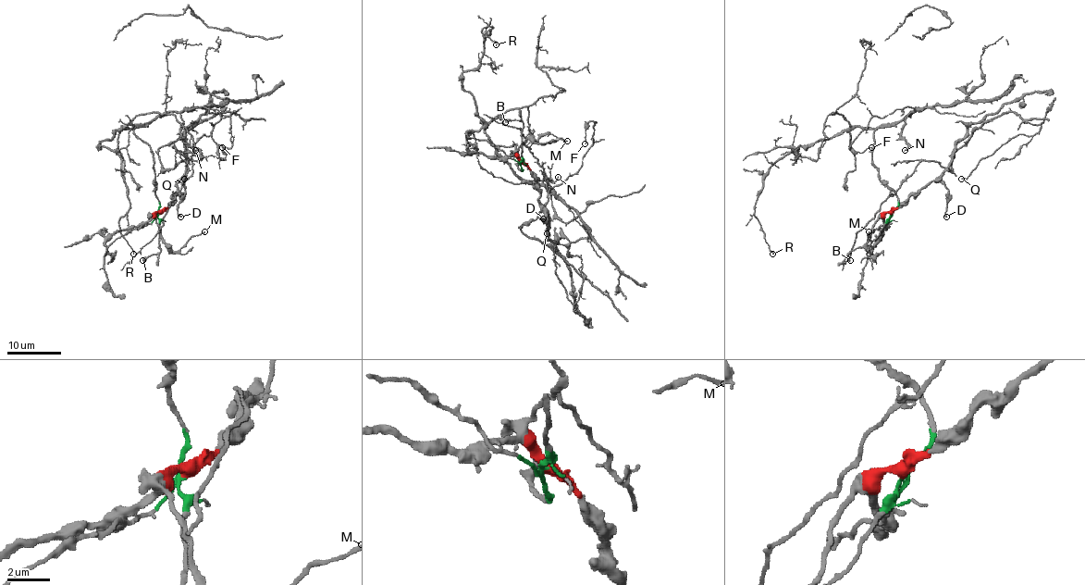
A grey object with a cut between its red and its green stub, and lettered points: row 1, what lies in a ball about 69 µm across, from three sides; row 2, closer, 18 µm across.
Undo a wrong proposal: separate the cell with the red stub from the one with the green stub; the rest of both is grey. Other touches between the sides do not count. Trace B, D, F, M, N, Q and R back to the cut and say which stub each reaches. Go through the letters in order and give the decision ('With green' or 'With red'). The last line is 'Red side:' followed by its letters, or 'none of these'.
B: With green
D: With red
F: With green
M: With red
N: With green
Q: With red
R: With green
Red side: D, M, Q

